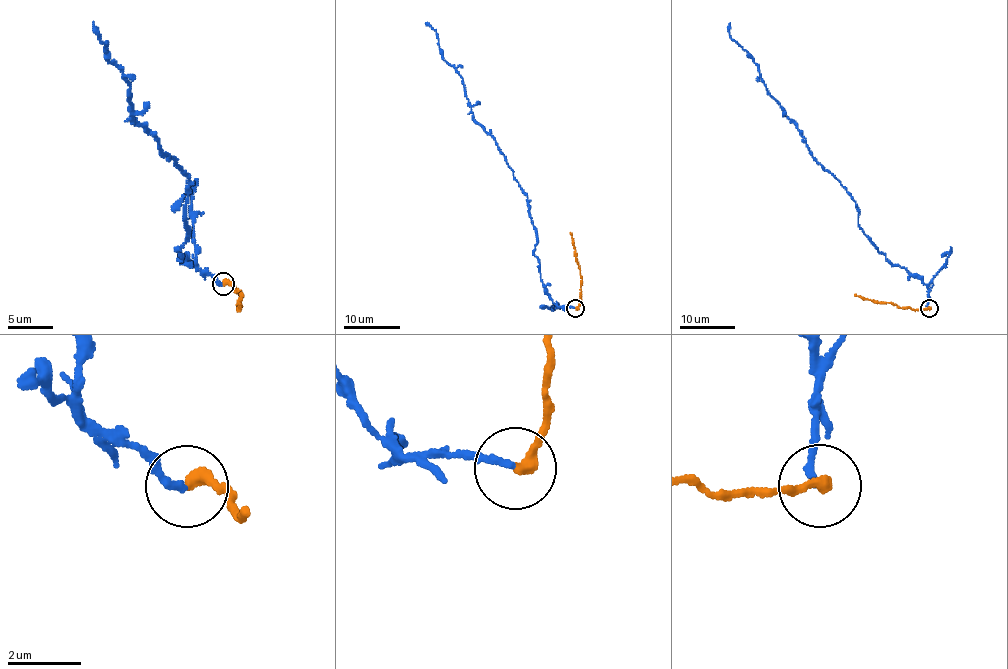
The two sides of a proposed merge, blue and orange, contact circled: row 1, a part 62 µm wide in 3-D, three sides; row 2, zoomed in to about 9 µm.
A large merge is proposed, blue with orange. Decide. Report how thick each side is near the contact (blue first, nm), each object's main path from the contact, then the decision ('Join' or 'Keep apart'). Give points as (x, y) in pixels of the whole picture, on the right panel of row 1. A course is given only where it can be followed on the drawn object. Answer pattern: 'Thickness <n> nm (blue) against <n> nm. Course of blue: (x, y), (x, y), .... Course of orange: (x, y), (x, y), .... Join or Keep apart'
Thickness 190 nm (blue) against 340 nm. Course of blue: (929, 309), (928, 287), (894, 266), (864, 233), (853, 198), (812, 156), (752, 57), (729, 35), (730, 22). Course of orange: (929, 309), (898, 308), (890, 302), (873, 302), (854, 294). Keep apart

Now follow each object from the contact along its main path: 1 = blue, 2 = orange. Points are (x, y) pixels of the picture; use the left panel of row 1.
1: (223, 284), (180, 259), (189, 174), (133, 119), (130, 85), (108, 62), (108, 44), (93, 22)
2: (223, 284), (231, 284), (242, 296), (240, 295), (237, 309)

